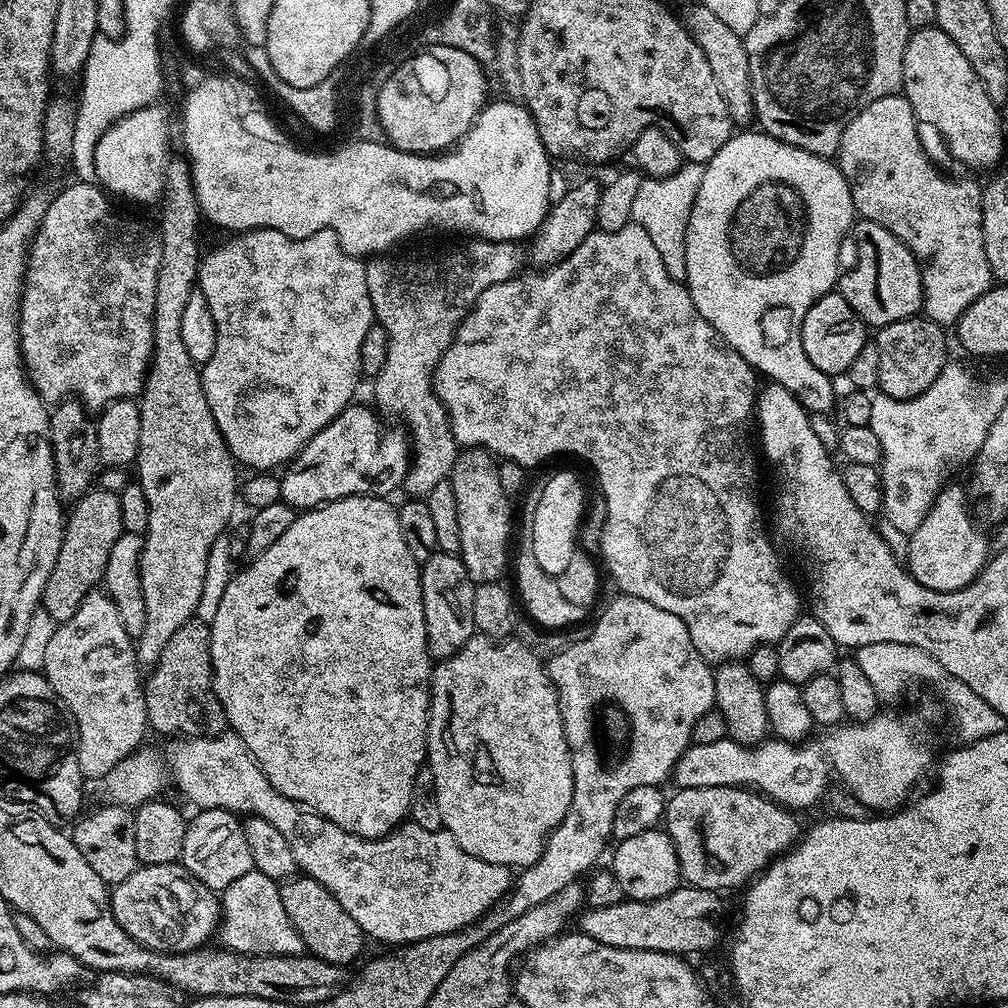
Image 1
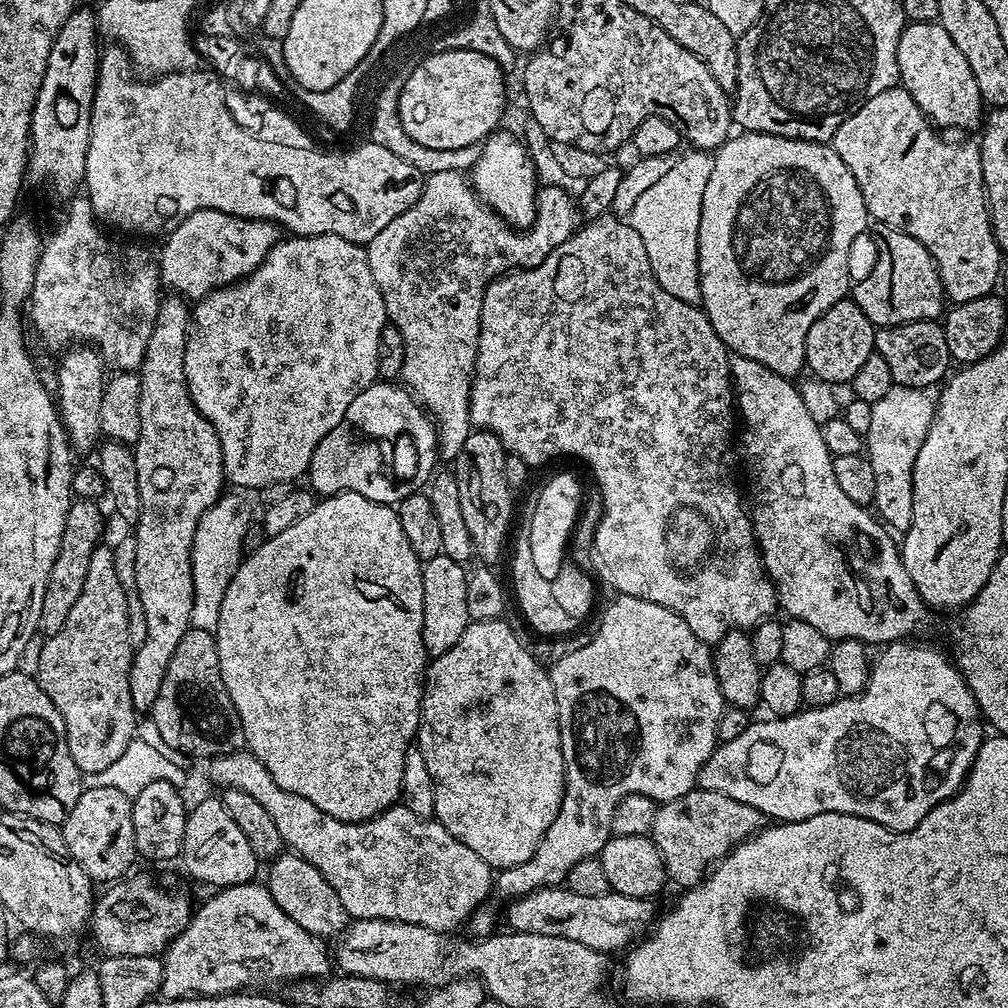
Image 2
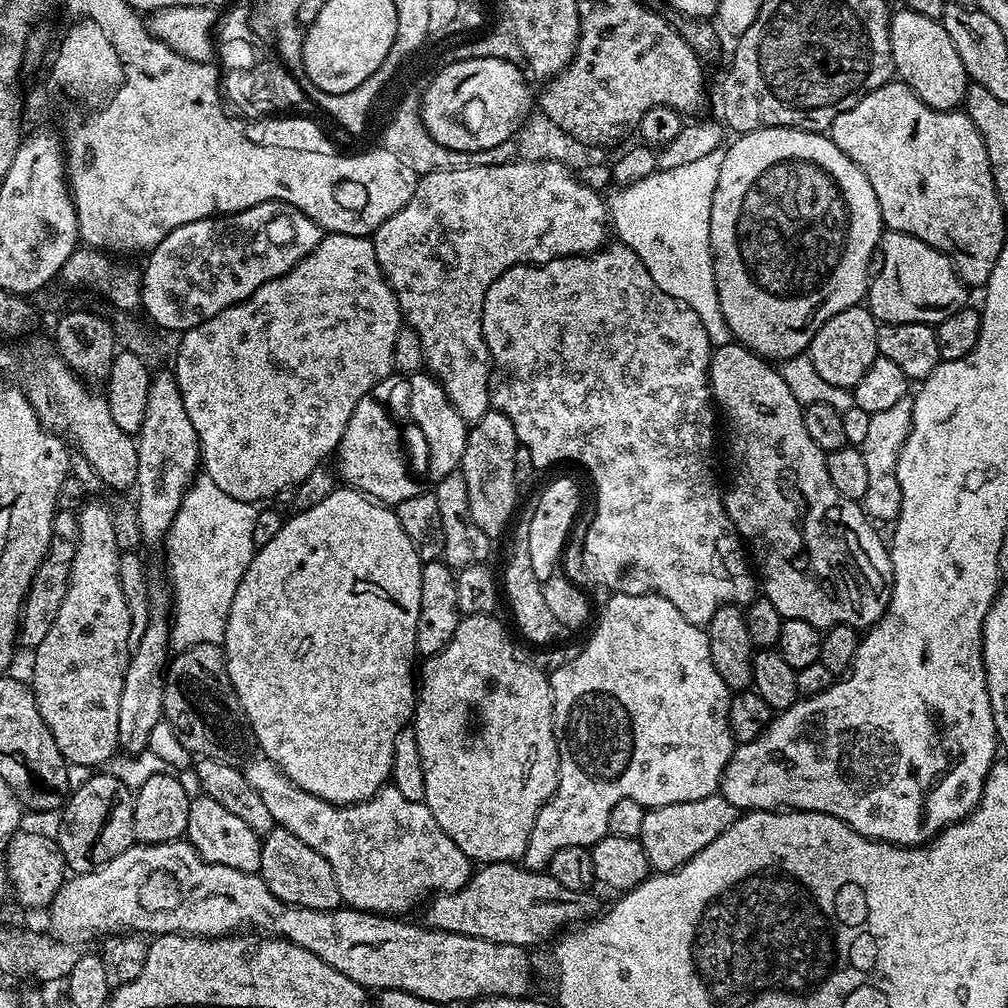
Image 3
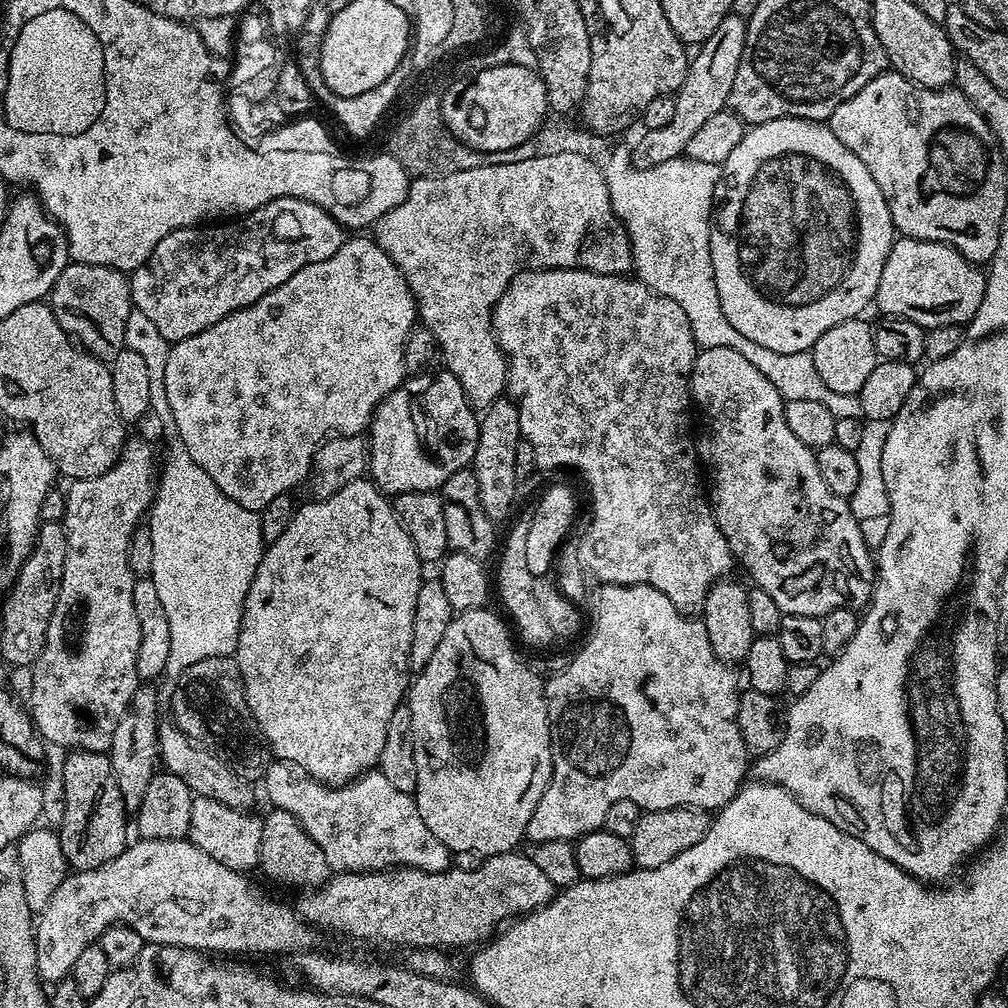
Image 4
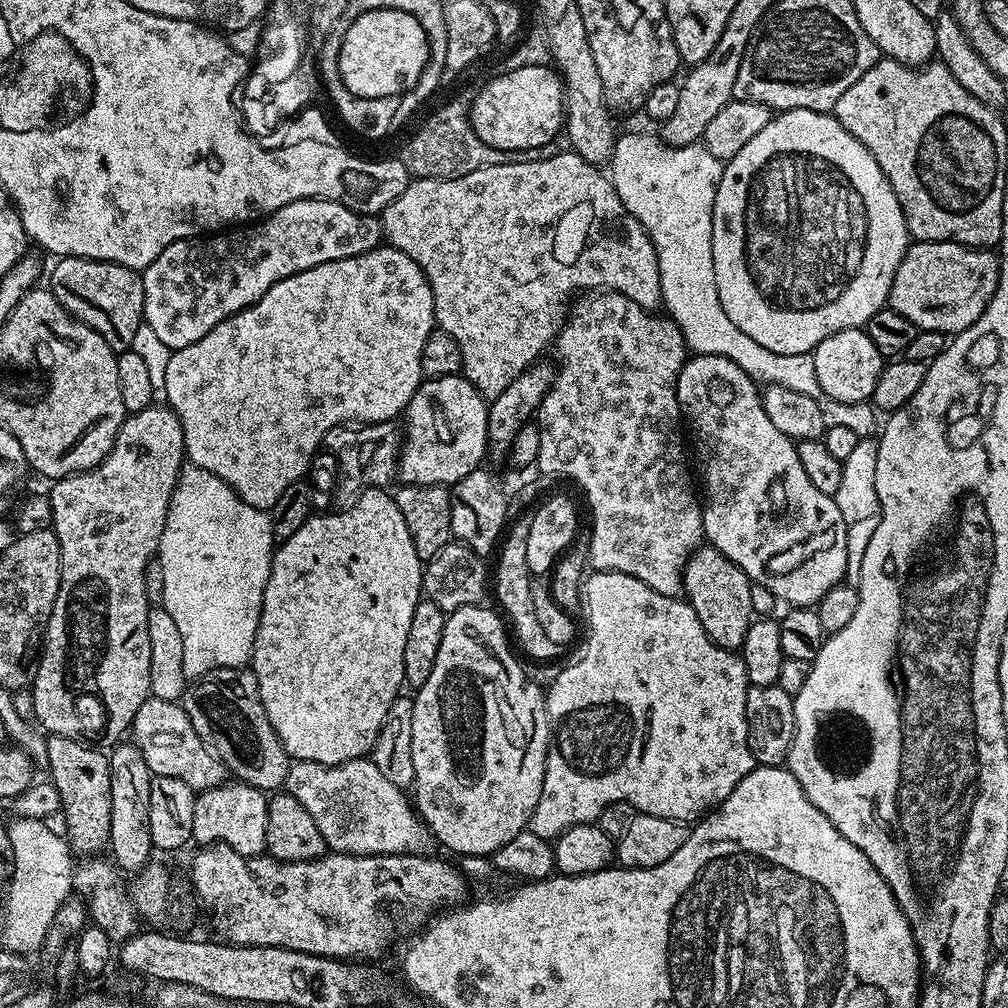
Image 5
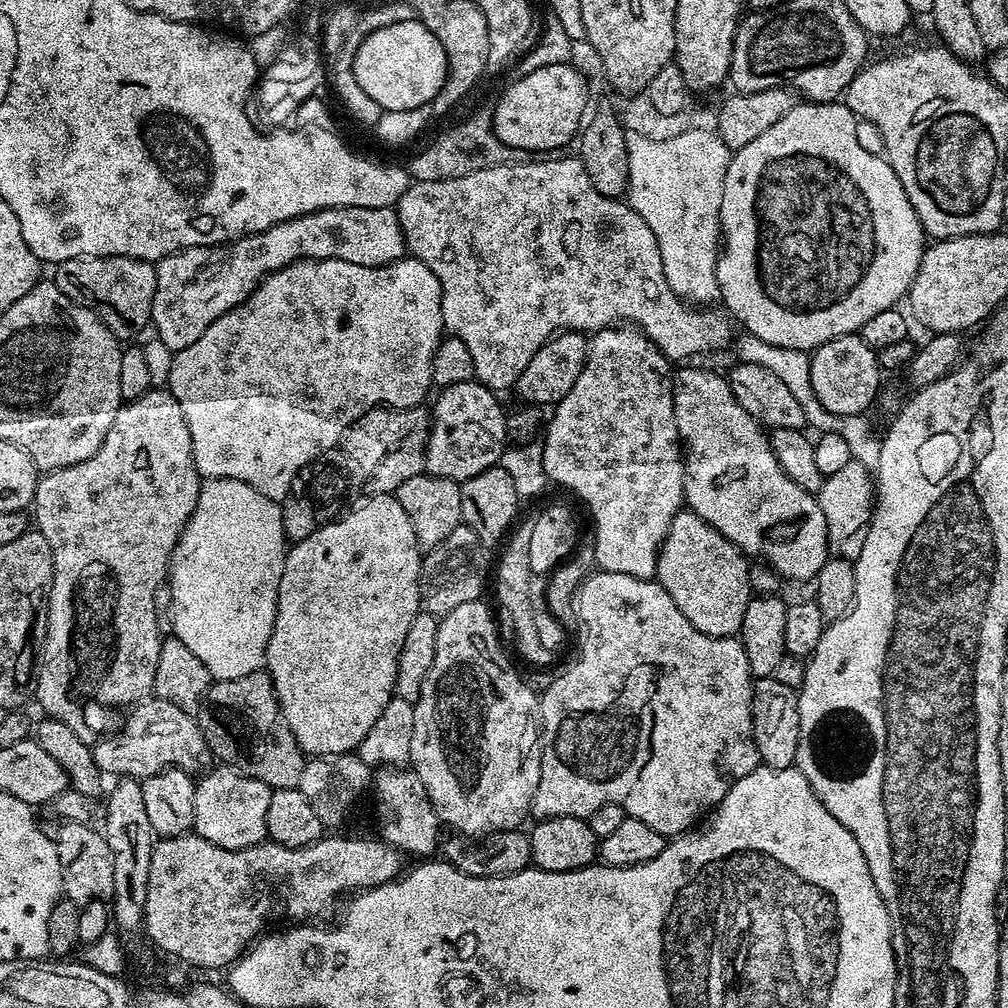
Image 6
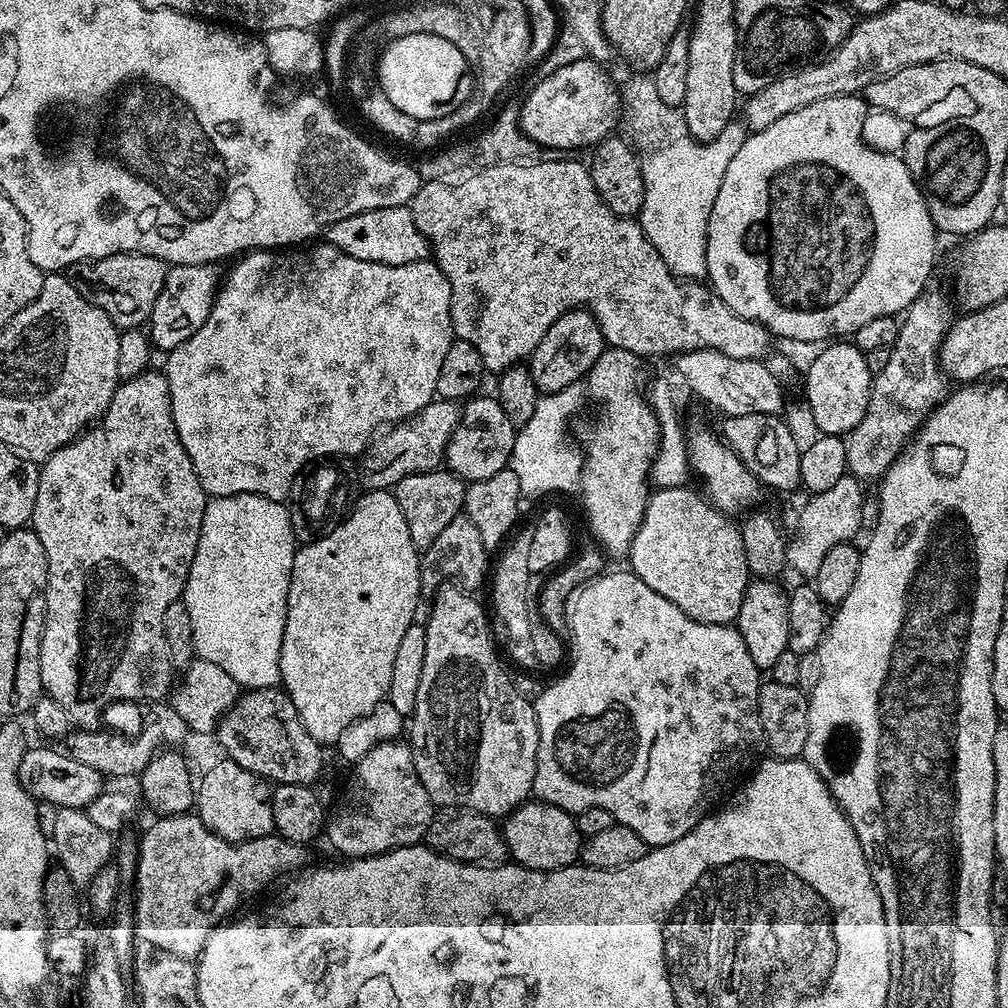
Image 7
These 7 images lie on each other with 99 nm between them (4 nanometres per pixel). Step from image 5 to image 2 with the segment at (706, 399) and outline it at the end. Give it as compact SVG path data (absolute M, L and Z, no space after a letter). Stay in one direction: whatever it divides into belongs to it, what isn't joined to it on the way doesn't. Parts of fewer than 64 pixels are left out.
M733 355L730 363L734 381L734 404L738 409L739 419L740 416L744 419L744 456L748 459L746 507L748 515L752 517L752 535L756 537L764 571L772 585L776 587L779 607L785 608L791 619L810 622L810 626L814 626L814 630L822 630L822 634L832 642L854 638L864 641L869 646L883 646L895 644L901 638L915 637L912 636L915 632L920 632L927 626L930 609L918 594L918 590L906 570L897 541L892 541L893 533L868 508L850 502L850 498L846 498L846 493L838 486L838 481L834 479L833 454L826 446L826 442L822 442L821 424L814 422L814 418L810 418L810 414L806 411L806 402L800 396L799 387L789 377L779 376L774 370L762 366L762 362L754 362L754 358Z

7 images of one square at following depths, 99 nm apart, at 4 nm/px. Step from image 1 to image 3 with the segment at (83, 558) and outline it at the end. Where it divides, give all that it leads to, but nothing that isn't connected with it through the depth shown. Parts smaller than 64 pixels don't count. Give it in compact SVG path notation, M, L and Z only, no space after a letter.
M57 511L52 520L52 541L48 547L46 558L38 566L38 570L32 579L32 585L28 591L28 597L24 599L24 610L20 618L20 630L18 640L28 650L34 650L50 634L50 626L54 626L54 618L58 618L58 609L62 606L62 598L66 598L66 590L72 573L74 562L74 550L78 546L78 522L75 511Z

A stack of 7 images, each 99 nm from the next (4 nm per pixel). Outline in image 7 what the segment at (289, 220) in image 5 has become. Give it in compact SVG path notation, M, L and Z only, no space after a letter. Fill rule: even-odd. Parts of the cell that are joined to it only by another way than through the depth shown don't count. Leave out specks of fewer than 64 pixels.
M408 206L379 208L341 220L328 229L326 240L342 250L342 254L350 254L350 258L362 258L362 262L378 262L386 266L406 266L410 262L427 260L430 256L429 242L422 230L418 230ZM173 264L169 267L150 321L150 339L157 349L171 350L182 346L186 338L202 330L202 322L206 322L222 283L222 272L218 269L216 264Z

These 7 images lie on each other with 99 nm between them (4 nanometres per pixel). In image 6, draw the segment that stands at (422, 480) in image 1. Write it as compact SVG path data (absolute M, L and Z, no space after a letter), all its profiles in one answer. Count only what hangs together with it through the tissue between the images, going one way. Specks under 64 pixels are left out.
M536 158L527 164L499 164L493 168L474 170L474 174L466 174L462 178L434 182L418 180L409 183L402 198L394 206L400 219L407 251L415 259L430 266L430 270L434 270L434 278L438 278L440 289L444 291L442 318L445 329L451 335L462 338L463 344L470 350L470 358L474 358L475 379L497 394L503 394L507 388L509 391L522 374L522 370L526 370L526 362L530 362L530 358L538 354L541 346L561 330L595 334L604 328L631 322L654 342L654 346L662 350L662 354L670 362L688 362L691 361L688 359L692 355L700 356L703 352L716 352L719 348L727 346L728 339L730 344L733 339L733 325L723 311L720 313L712 312L716 310L693 310L674 294L674 290L670 290L670 282L666 282L666 274L662 270L662 254L658 250L658 238L654 238L654 230L646 226L646 222L632 209L632 205L620 198L598 194L598 190L594 190L594 182L590 182L590 174L586 174L584 164L578 158L552 159L556 158Z

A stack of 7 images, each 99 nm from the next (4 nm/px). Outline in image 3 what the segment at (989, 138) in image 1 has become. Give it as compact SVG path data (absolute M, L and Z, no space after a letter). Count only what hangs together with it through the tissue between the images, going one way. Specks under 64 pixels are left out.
M906 7L899 11L893 11L890 16L890 50L895 75L914 90L926 106L943 112L959 109L970 81L962 58L958 58L958 50L954 50L954 42L950 42L950 34L946 34L940 20L931 20Z

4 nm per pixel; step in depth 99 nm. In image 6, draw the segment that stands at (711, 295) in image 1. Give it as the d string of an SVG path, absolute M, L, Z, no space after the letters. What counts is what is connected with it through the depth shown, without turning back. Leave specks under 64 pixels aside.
M797 102L790 114L786 114L786 118L778 118L778 122L774 122L766 134L758 134L754 142L732 152L732 161L726 170L726 182L722 186L722 247L716 258L720 300L731 319L737 325L740 323L747 335L762 338L762 342L770 342L770 346L786 346L790 350L811 353L834 338L859 333L860 328L874 318L874 314L897 307L907 297L914 274L918 274L926 247L924 228L918 222L918 214L914 214L914 206L910 206L910 198L906 198L906 190L902 190L902 182L898 182L898 174L894 174L887 159L880 154L875 156L870 149L860 145L856 137L856 124L858 118L848 109L847 103Z

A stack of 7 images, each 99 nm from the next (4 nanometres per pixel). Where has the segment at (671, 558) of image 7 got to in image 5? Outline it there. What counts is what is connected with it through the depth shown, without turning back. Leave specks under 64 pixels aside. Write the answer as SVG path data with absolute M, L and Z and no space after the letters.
M701 546L693 552L684 568L682 592L688 604L698 614L702 630L719 648L740 650L744 647L746 630L750 630L754 613L750 606L752 581L730 558L711 546Z

